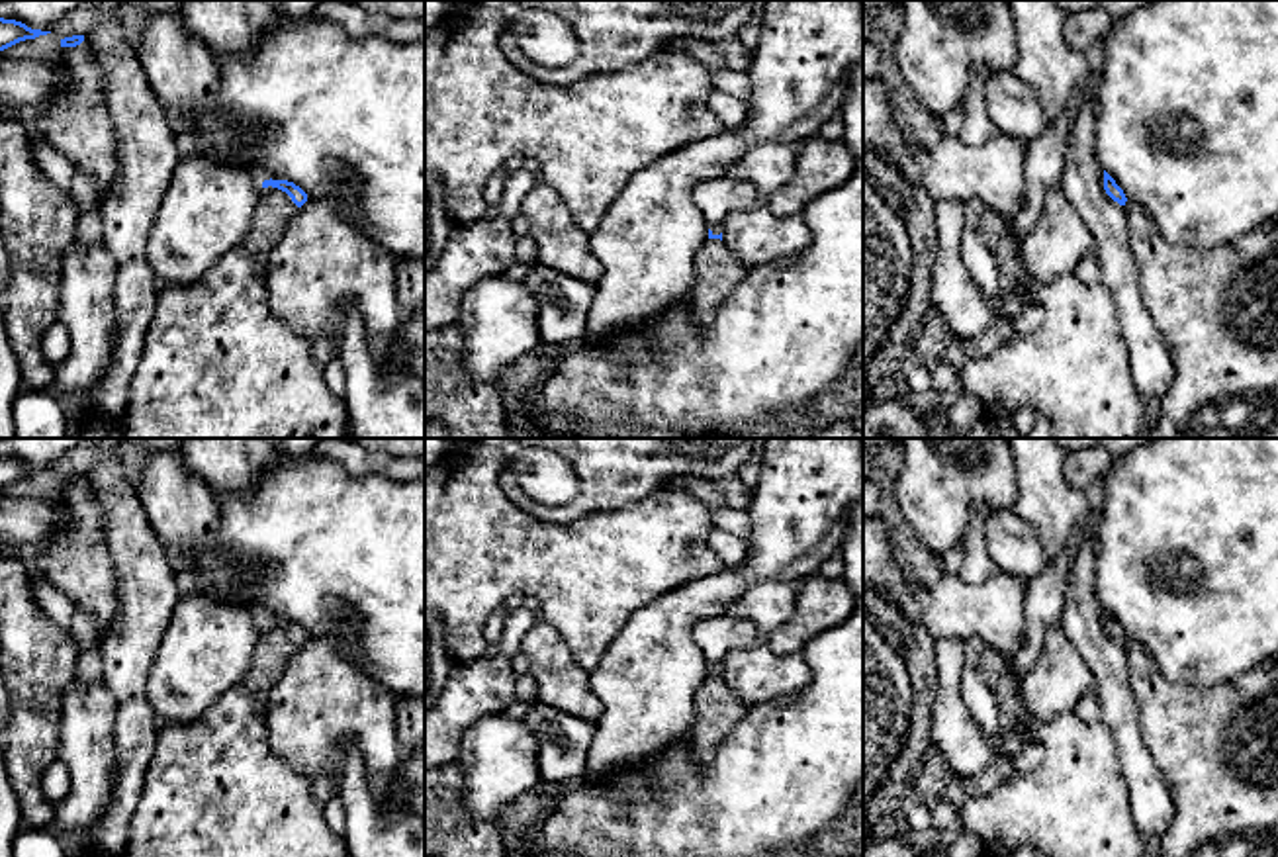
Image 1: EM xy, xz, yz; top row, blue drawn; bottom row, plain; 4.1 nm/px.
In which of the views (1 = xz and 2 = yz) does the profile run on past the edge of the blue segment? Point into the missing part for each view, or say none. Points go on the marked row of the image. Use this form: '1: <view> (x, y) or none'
1: none
2: none

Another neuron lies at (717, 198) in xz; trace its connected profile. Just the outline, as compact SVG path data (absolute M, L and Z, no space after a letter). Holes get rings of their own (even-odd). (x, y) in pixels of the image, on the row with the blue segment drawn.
M728 176L703 180L693 190L693 207L710 227L720 227L732 211L752 209L763 202L757 188L750 182Z

